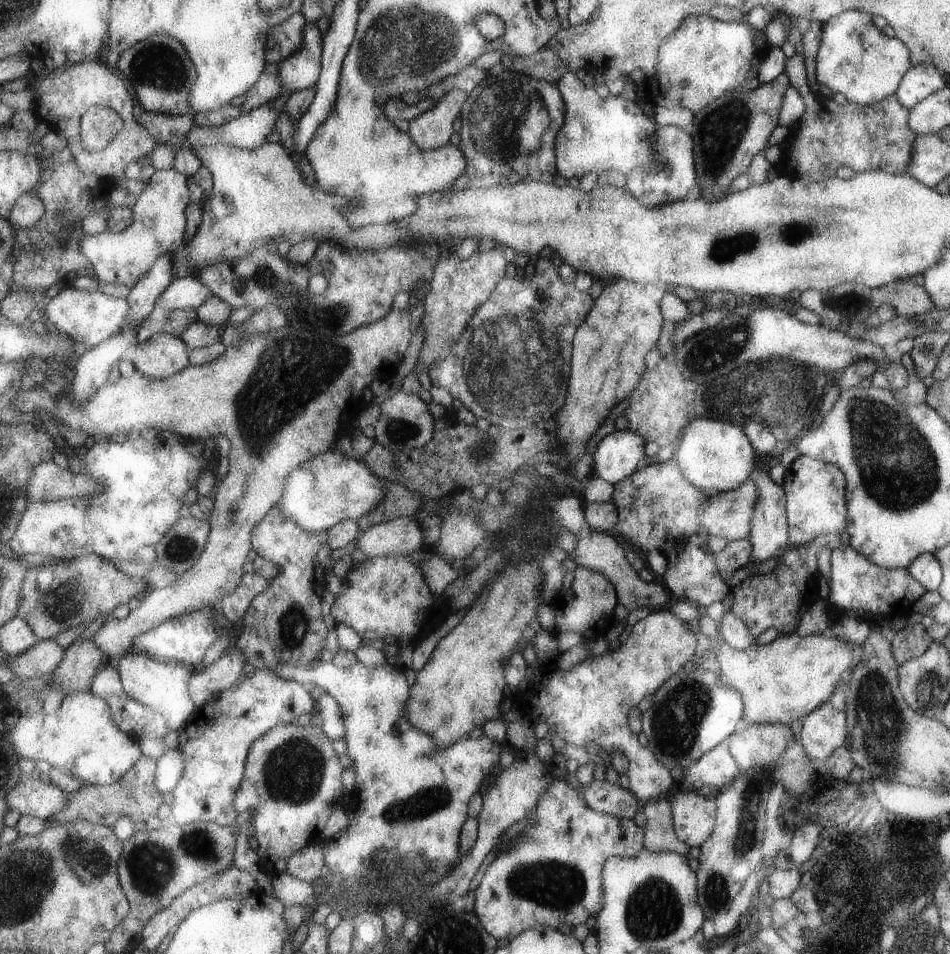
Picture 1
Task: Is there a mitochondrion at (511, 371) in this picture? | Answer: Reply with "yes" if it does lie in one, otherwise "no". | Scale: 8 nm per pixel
yes

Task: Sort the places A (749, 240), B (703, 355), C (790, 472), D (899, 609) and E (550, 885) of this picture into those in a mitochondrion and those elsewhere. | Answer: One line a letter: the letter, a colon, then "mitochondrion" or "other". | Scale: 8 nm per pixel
A: mitochondrion
B: mitochondrion
C: other
D: other
E: mitochondrion

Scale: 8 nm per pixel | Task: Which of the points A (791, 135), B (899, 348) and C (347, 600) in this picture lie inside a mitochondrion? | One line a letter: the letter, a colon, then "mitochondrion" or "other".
A: other
B: other
C: other

